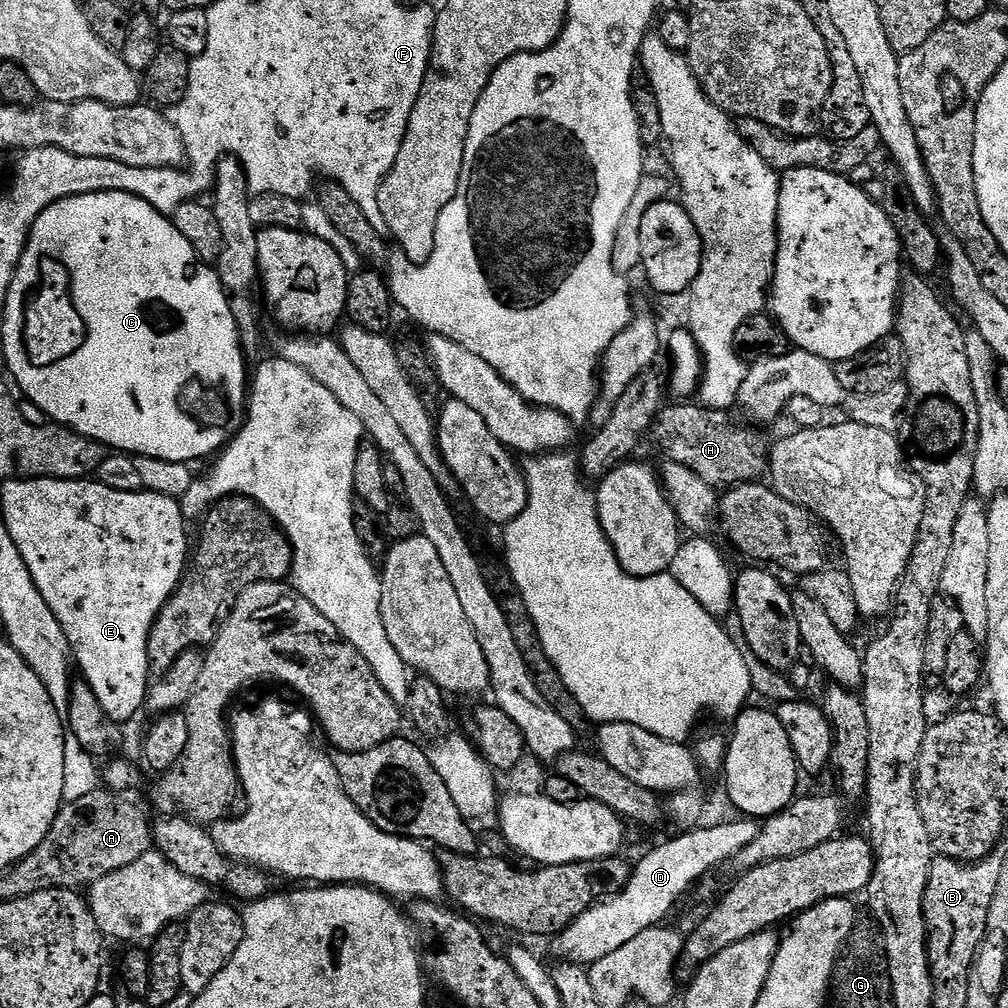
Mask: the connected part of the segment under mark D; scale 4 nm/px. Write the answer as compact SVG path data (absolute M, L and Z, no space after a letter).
M735 818L729 824L716 824L713 828L697 826L691 830L681 831L680 836L673 840L668 840L665 844L660 844L657 848L652 848L640 861L635 861L632 877L628 879L626 887L617 896L609 896L607 900L592 905L587 908L581 916L570 926L566 926L564 931L555 937L556 948L561 952L565 961L573 964L583 964L590 966L598 962L598 958L606 958L606 954L618 950L618 946L626 946L633 938L638 938L642 930L650 930L663 925L664 920L672 912L672 907L683 898L688 892L688 887L695 880L700 880L711 868L716 868L719 864L733 861L742 850L746 848L760 833L761 821L756 818Z

